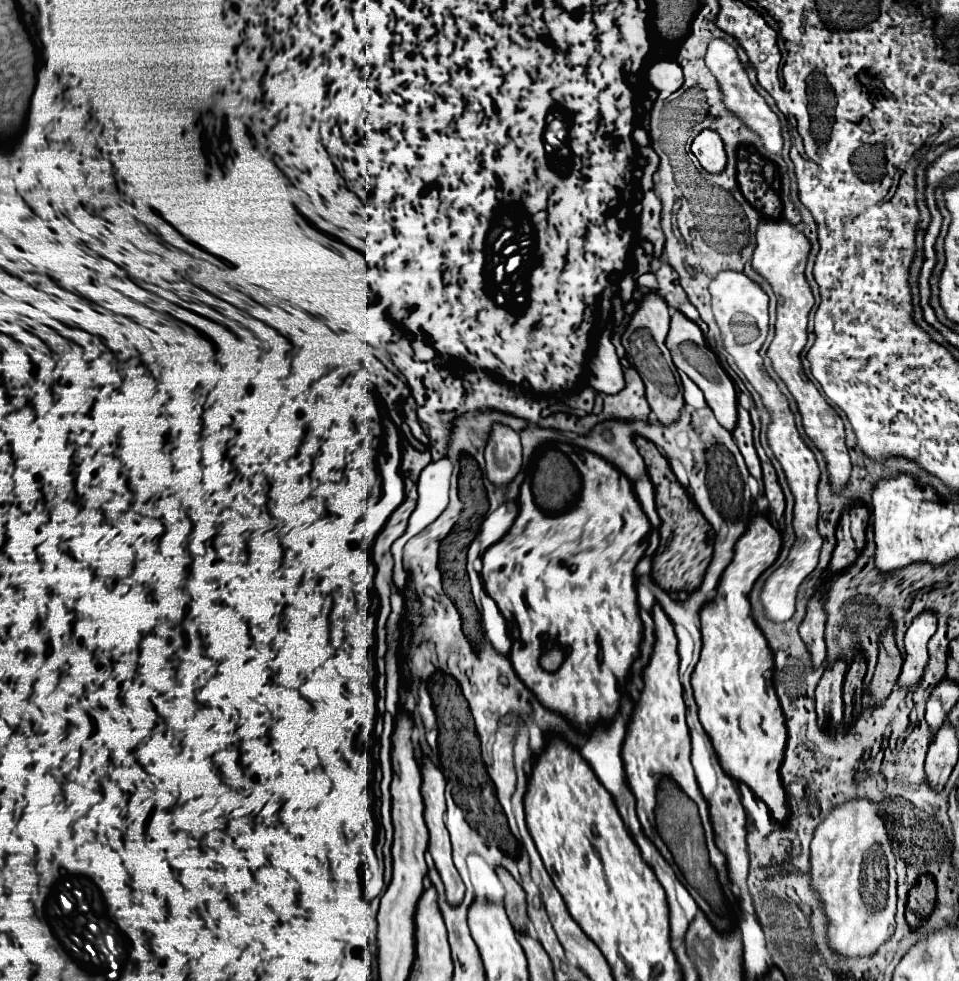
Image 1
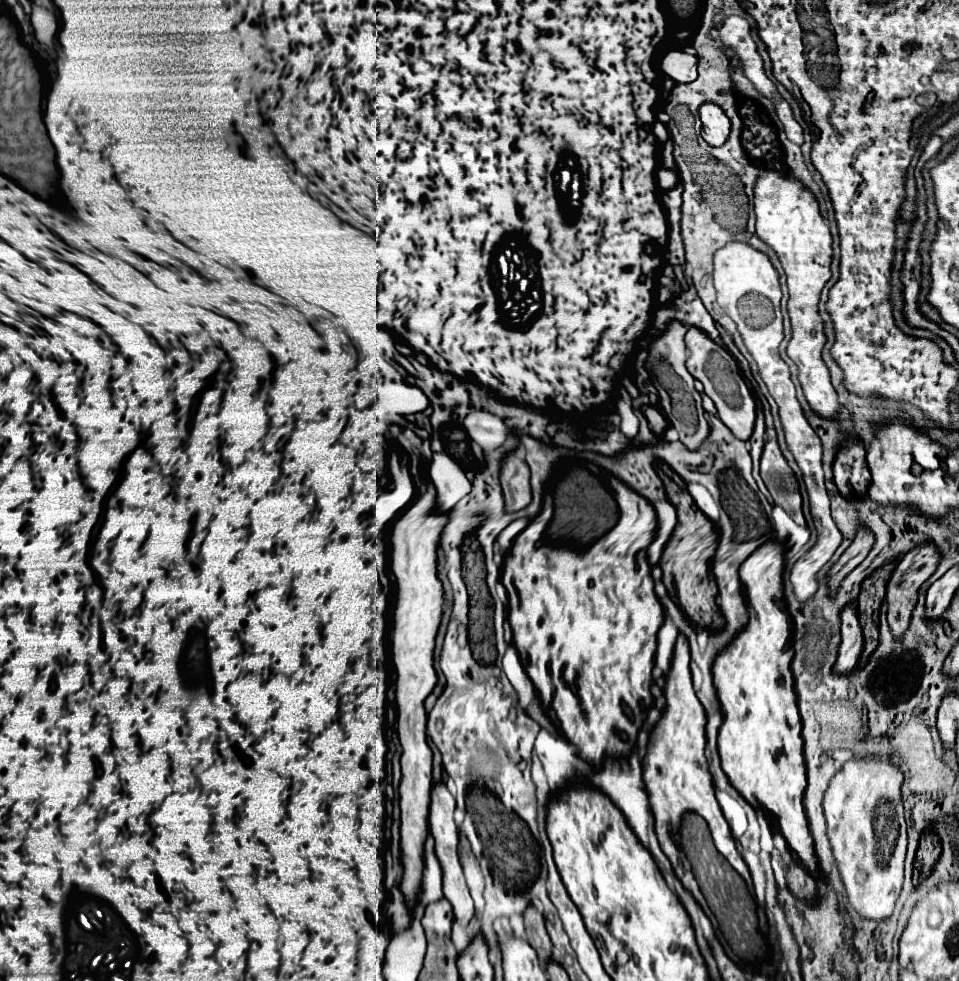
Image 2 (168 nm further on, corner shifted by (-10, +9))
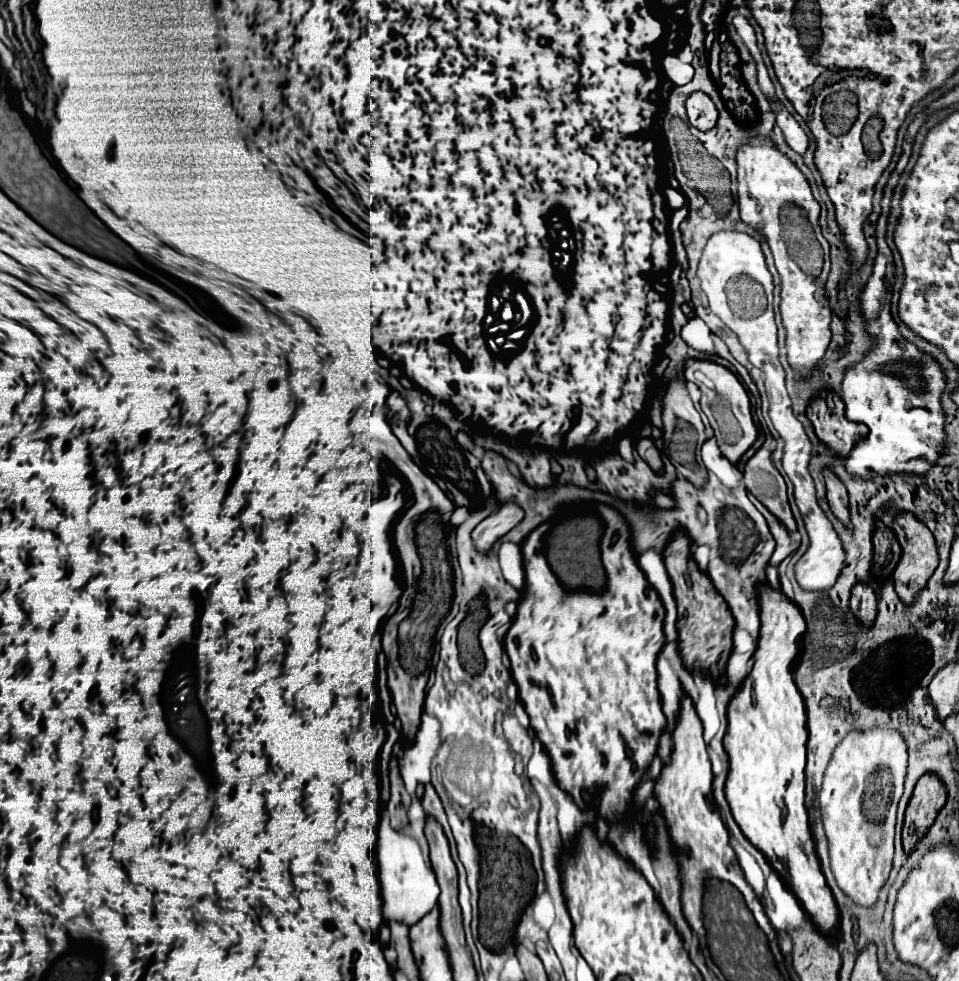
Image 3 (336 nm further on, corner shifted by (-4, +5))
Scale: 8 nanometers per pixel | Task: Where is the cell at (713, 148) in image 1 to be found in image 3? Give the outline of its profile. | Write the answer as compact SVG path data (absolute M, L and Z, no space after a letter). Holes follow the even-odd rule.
M693 92L687 98L687 116L689 124L699 130L711 130L717 122L717 108L705 92Z

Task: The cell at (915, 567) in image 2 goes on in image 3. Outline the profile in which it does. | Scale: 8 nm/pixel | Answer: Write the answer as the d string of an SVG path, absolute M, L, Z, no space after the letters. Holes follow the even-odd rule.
M901 512L895 516L893 520L893 532L901 544L901 560L895 568L895 574L893 574L893 580L895 580L895 590L899 594L899 598L907 604L913 602L913 598L919 594L919 590L927 584L927 580L931 578L931 574L935 572L937 568L937 546L935 546L935 538L931 534L931 530L921 522L917 520L915 514L909 514L909 512Z

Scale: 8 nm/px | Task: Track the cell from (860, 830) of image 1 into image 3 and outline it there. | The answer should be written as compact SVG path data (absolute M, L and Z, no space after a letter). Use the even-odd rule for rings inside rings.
M875 726L863 732L849 732L835 748L833 758L825 770L819 792L821 820L829 840L831 870L839 888L859 906L871 908L885 884L893 866L893 834L897 804L903 794L903 780L907 772L907 744L899 730L891 726Z

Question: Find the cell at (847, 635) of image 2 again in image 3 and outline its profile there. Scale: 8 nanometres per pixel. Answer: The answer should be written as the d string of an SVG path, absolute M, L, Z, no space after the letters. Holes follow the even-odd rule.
M857 584L851 594L851 610L865 626L871 626L877 616L877 592L867 584Z

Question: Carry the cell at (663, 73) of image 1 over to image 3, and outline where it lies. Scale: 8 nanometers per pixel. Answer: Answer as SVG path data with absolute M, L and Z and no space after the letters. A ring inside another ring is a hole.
M665 56L663 58L663 70L669 76L669 80L677 86L683 86L693 80L693 66L681 62L677 56Z

